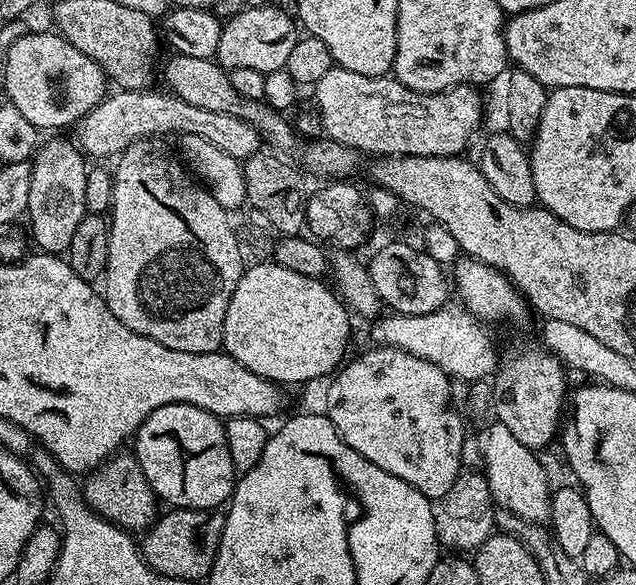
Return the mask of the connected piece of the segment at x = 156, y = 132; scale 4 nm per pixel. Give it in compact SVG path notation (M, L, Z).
M116 90L105 95L104 99L84 115L75 125L75 143L85 157L112 156L119 157L134 142L149 138L165 138L171 132L175 134L198 134L198 138L206 138L222 150L222 154L230 154L230 158L238 161L249 160L255 152L261 151L262 141L259 132L250 122L242 118L234 118L234 114L218 114L214 110L202 110L202 106L190 106L190 102L182 102L177 96L165 91L126 92Z

